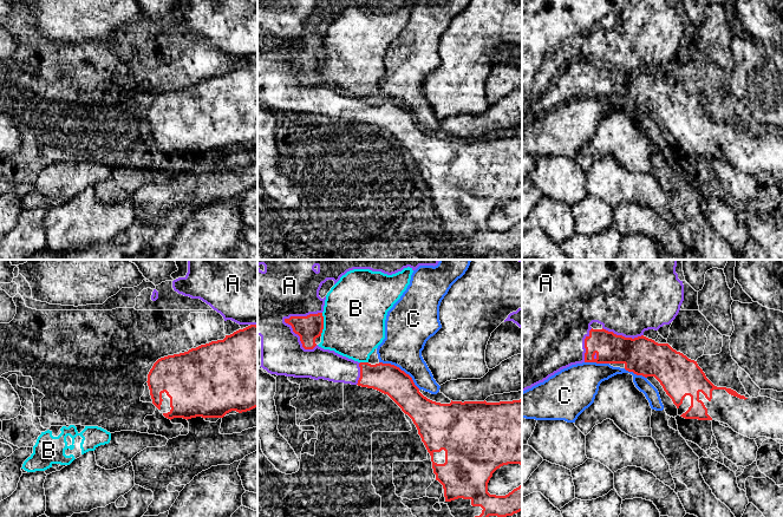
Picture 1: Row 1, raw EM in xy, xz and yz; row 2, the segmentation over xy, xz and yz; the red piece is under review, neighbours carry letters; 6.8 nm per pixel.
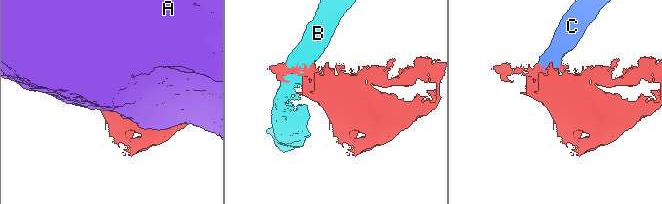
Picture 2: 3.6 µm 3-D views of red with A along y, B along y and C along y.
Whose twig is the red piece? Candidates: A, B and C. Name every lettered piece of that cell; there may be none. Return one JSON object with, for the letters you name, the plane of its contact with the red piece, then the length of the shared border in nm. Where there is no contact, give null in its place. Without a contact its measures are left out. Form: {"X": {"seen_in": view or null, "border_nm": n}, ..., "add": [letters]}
{"add": []}

